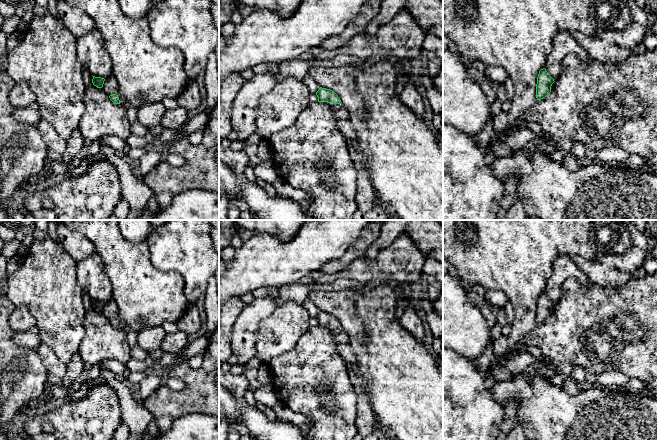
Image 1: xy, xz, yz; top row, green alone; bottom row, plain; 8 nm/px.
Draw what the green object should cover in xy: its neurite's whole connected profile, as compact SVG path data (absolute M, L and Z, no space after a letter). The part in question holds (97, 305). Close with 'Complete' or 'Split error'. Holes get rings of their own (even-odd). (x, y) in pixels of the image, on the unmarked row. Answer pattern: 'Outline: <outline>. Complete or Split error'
Outline: M93 300L92 307L97 312L102 312L114 328L122 329L126 334L132 330L123 320L120 319L119 310L114 300L107 303Z. Split error

